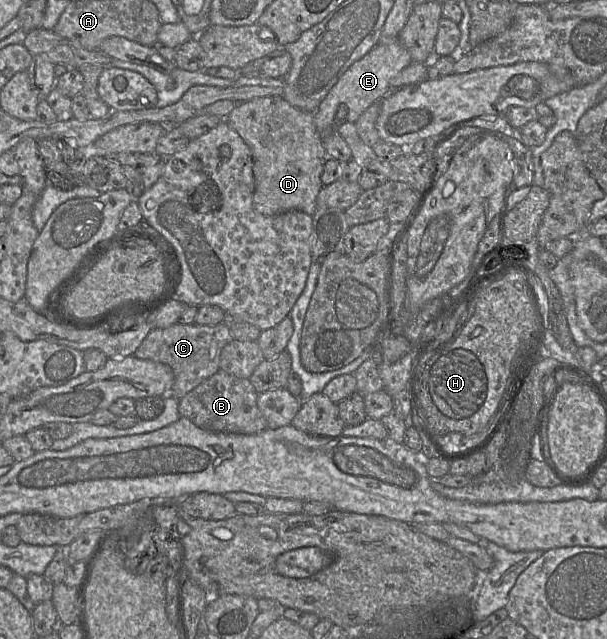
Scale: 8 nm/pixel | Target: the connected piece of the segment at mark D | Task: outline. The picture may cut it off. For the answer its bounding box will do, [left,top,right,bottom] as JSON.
[224,95,328,216]

